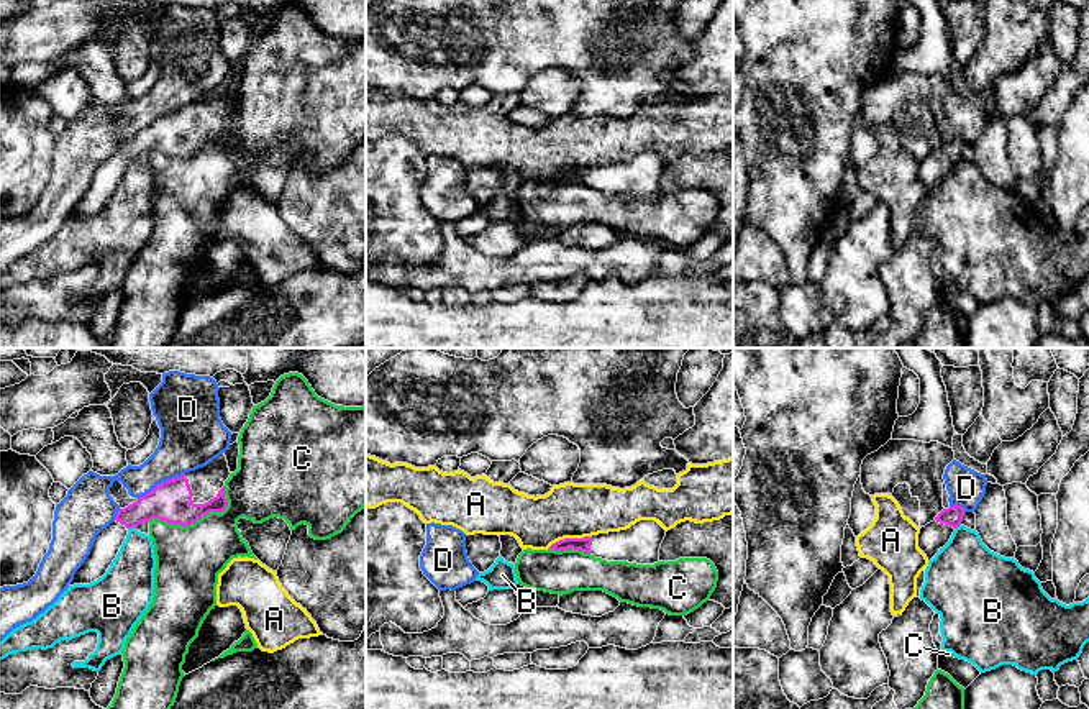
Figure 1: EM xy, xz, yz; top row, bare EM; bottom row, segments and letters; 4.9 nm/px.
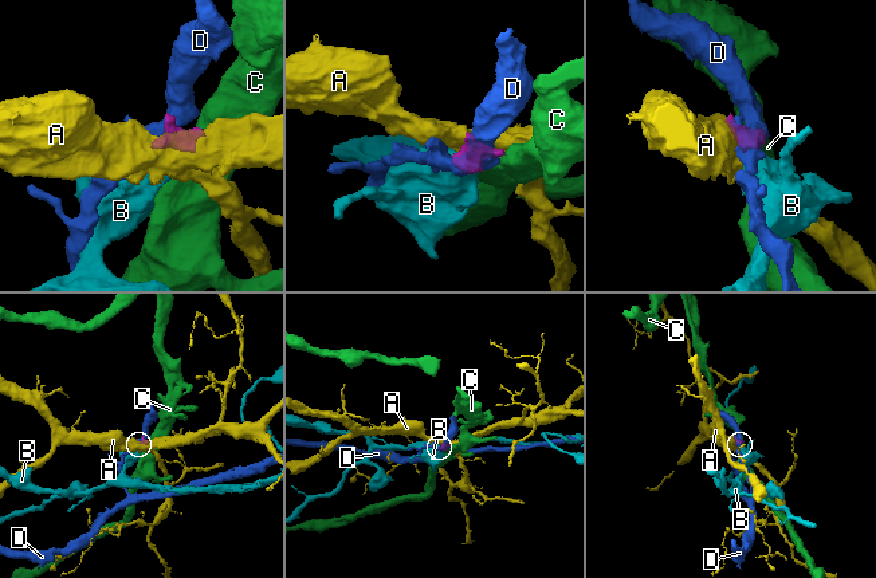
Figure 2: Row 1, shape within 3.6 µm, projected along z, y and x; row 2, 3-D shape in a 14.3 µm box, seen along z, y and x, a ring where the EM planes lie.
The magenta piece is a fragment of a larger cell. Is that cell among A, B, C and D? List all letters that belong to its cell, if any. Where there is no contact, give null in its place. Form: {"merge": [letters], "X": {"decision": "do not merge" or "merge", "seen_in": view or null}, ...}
{"merge": [], "A": {"decision": "do not merge", "seen_in": "xz"}, "B": {"decision": "do not merge", "seen_in": "xy"}, "C": {"decision": "do not merge", "seen_in": "xy"}, "D": {"decision": "do not merge", "seen_in": "xy"}}

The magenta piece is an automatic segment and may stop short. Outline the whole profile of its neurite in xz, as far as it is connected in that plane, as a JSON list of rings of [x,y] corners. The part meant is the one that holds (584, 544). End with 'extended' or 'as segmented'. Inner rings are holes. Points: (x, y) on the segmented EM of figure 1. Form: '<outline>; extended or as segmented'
[[[640,520],[627,530],[599,533],[584,538],[564,538],[549,548],[581,550],[607,561],[628,561],[654,565],[659,561],[659,548],[666,530],[654,520]]]; extended

